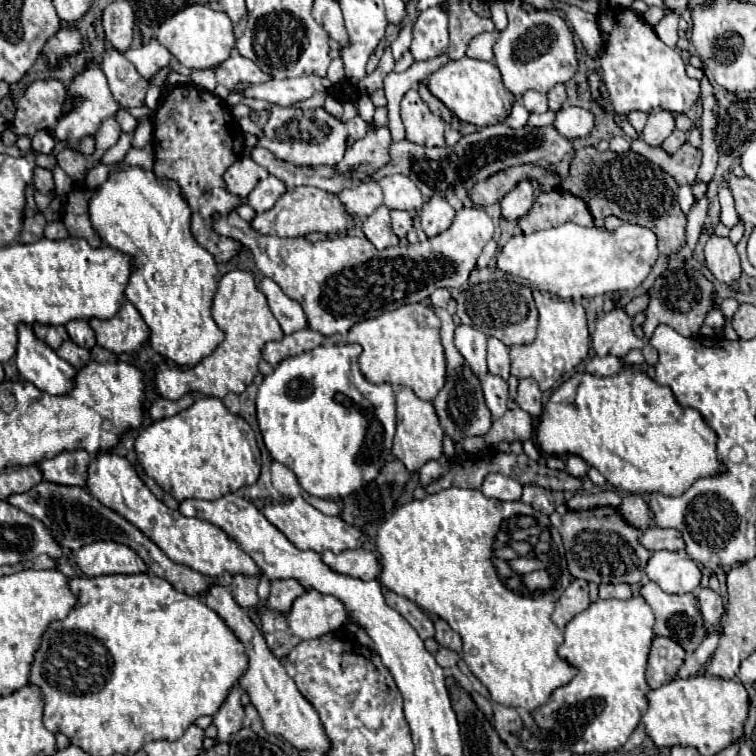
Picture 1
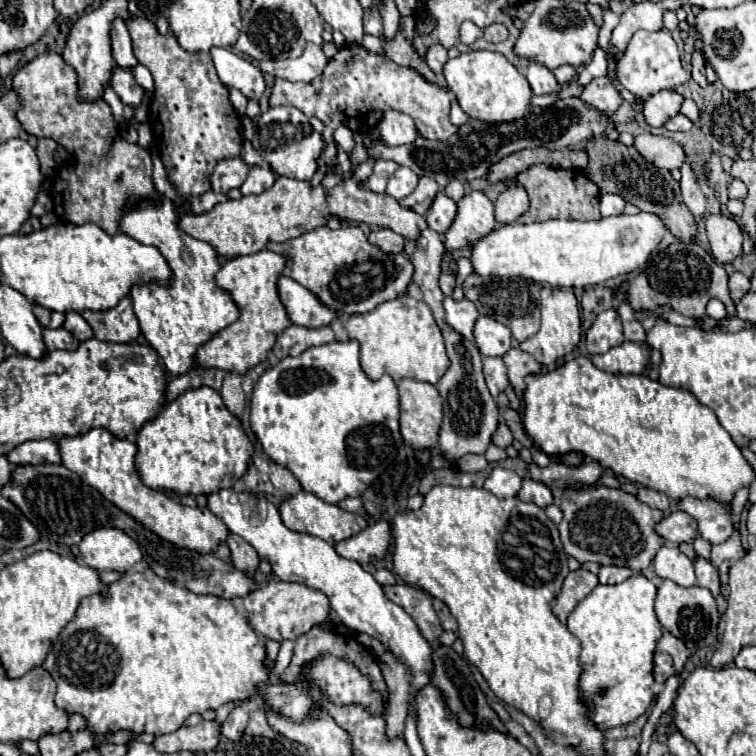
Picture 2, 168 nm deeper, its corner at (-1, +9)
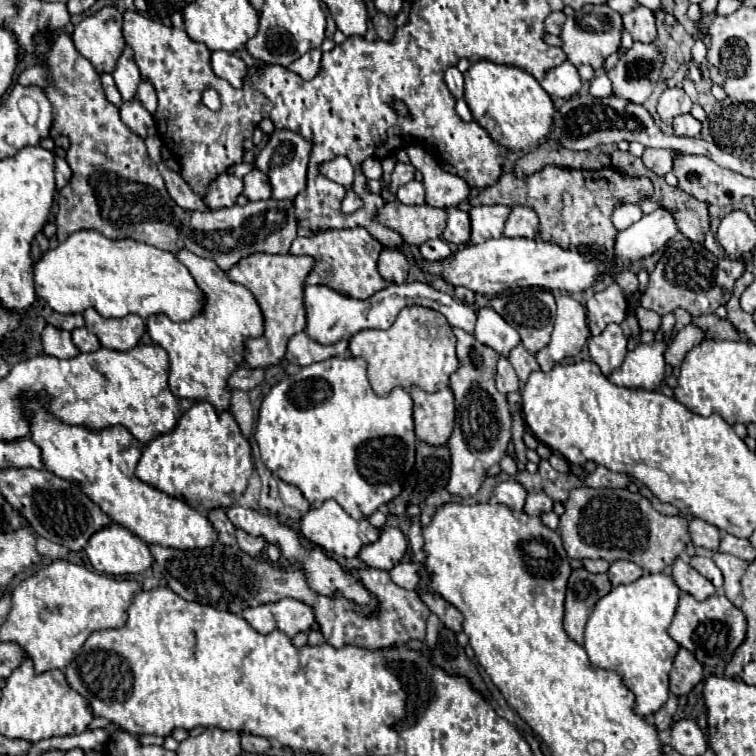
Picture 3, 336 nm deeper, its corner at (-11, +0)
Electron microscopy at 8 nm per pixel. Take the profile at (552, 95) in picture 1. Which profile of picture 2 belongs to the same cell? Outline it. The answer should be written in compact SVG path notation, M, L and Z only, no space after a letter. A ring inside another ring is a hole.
M559 66L555 70L555 76L557 76L559 84L567 84L569 80L573 80L577 76L577 68L575 66Z

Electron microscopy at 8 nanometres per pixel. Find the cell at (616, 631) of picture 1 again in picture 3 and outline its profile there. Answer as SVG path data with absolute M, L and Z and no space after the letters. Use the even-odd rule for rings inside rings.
M665 573L643 575L631 585L613 587L597 601L587 625L583 647L589 661L601 669L613 669L635 695L633 711L641 717L657 713L669 697L669 671L679 645L667 635L677 609L679 587Z

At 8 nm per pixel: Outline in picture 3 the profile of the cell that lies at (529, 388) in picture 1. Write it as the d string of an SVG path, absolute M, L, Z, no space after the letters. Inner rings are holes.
M521 343L509 353L509 363L513 365L513 369L515 369L515 373L517 373L521 383L525 383L527 377L533 371L539 371L539 363L535 361L535 357Z

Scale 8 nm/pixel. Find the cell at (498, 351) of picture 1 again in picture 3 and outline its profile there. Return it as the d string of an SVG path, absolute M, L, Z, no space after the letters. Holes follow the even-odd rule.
M483 307L477 315L477 325L475 325L475 339L487 347L491 347L493 351L497 351L499 355L507 357L509 351L521 341L519 333L507 325L495 311L491 311L489 307Z

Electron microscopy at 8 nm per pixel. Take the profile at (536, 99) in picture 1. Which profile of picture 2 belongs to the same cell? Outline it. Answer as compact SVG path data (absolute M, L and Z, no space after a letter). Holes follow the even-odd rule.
M533 62L533 64L527 68L525 78L529 80L533 94L551 94L551 92L559 92L557 78L555 78L553 70L549 70L547 66L537 66L537 62Z

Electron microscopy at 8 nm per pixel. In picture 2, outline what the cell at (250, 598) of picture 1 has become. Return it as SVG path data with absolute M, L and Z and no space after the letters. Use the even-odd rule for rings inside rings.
M229 532L229 536L227 536L227 546L231 550L233 564L239 570L243 570L243 572L253 576L255 568L259 568L259 556L253 550L253 546L249 546L249 542L245 542L241 536L237 536L233 532Z

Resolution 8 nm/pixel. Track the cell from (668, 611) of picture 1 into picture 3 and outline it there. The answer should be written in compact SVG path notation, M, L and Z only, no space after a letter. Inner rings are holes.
M681 593L679 605L669 627L669 635L687 651L699 659L703 665L721 665L731 661L733 651L745 639L745 617L743 613L725 597L725 595L711 595L705 601L695 601L689 593Z

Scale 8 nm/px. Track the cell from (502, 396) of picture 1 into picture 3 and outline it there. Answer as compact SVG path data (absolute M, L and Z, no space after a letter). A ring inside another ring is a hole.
M499 357L499 363L497 363L497 391L503 395L511 391L519 391L519 379L515 375L515 369L505 357Z

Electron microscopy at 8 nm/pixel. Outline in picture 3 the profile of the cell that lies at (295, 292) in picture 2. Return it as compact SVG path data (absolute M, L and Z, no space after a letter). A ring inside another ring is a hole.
M401 283L401 285L391 285L387 287L387 291L379 291L375 293L371 299L365 301L357 301L357 299L347 299L343 295L339 295L337 291L331 291L329 287L323 285L313 285L313 287L305 287L305 311L307 311L307 333L311 335L311 339L315 339L317 343L323 345L331 345L339 339L351 339L355 333L363 331L363 329L387 329L391 327L391 323L395 321L395 317L399 315L399 311L403 307L409 305L421 305L421 307L429 307L439 311L441 315L447 317L451 327L459 327L467 333L473 333L475 329L475 321L477 321L477 313L479 307L461 303L457 299L453 299L447 293L441 293L433 287L429 287L427 283Z

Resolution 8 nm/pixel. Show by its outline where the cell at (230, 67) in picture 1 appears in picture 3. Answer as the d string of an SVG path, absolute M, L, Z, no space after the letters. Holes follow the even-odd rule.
M311 49L307 55L303 55L301 59L297 59L289 69L293 73L297 73L301 79L311 81L321 71L321 53L323 53L321 49Z

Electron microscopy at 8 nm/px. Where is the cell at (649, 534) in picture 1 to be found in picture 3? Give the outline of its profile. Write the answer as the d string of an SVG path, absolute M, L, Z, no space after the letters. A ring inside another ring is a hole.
M703 519L689 521L689 537L695 547L713 549L713 551L719 547L719 529Z

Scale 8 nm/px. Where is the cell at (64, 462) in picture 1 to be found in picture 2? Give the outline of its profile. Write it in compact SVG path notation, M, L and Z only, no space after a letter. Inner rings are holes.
M49 438L49 440L29 440L23 442L21 446L15 446L11 452L5 454L5 458L15 464L61 464L61 456L59 456L59 446L57 440Z

